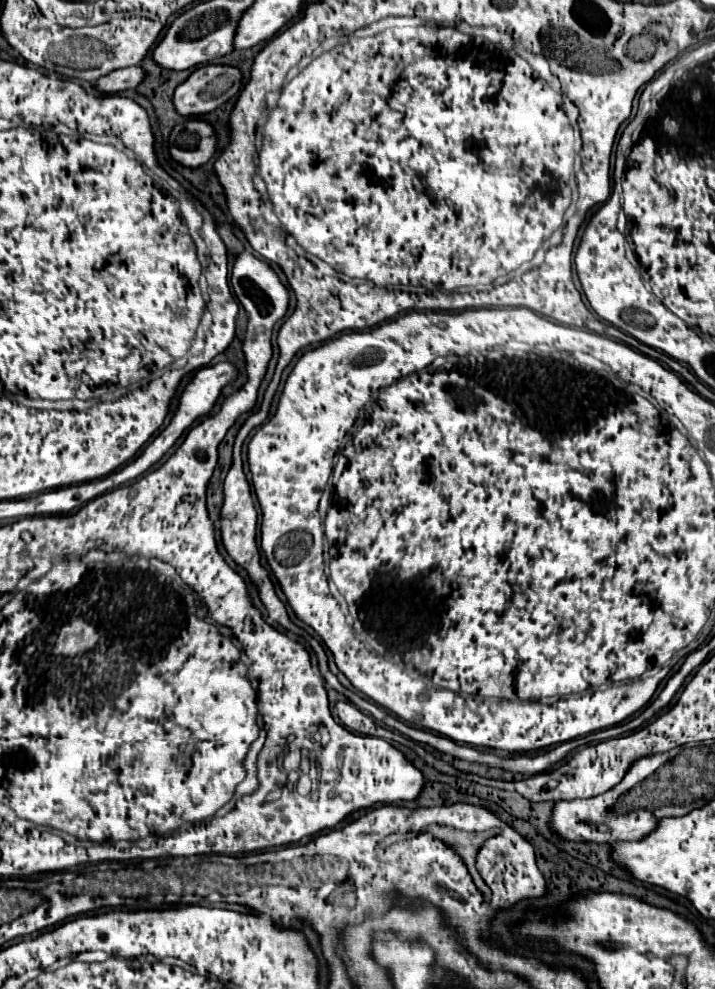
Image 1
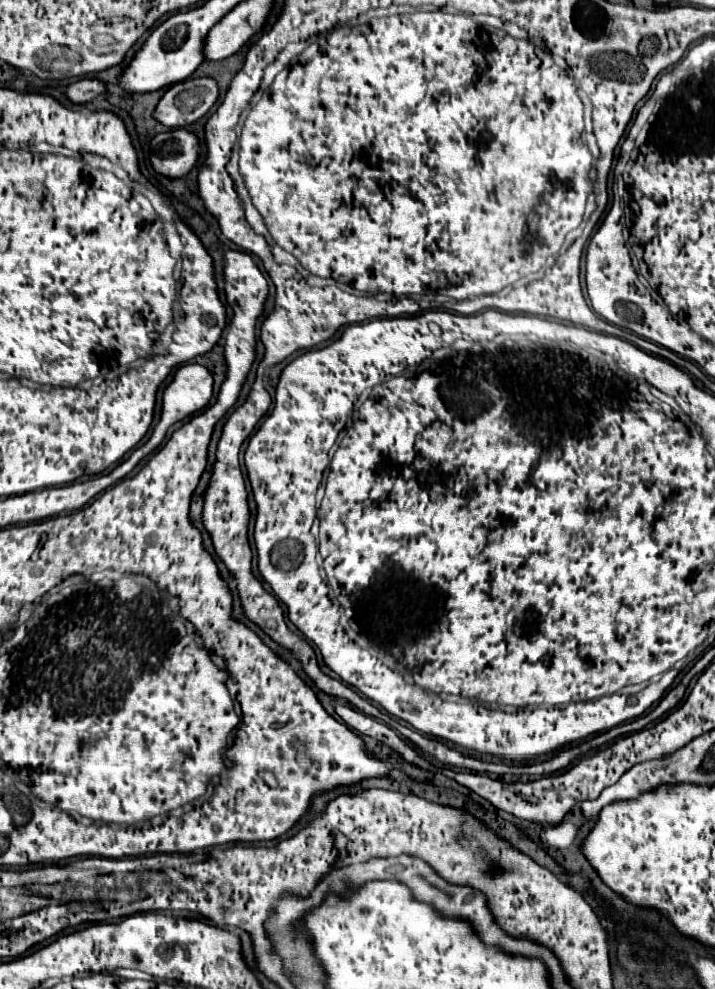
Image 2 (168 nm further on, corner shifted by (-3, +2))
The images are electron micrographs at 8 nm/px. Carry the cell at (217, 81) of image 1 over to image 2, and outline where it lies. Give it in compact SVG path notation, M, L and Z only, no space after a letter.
M197 77L171 85L161 97L155 119L165 127L185 127L201 119L219 99L219 85L213 77Z

